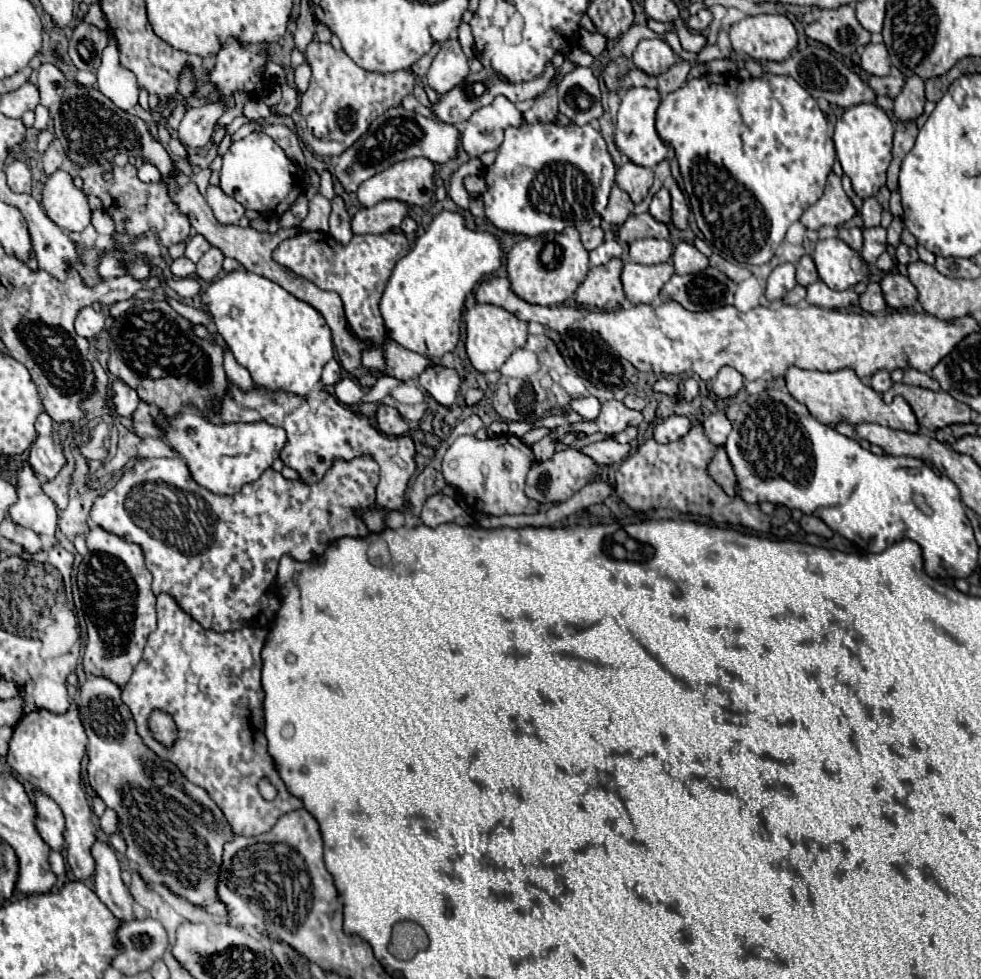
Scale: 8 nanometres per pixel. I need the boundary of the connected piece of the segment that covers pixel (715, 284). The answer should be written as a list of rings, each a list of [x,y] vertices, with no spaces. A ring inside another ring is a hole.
[[[706,268],[700,274],[674,274],[660,290],[660,298],[674,300],[686,310],[702,312],[732,304],[734,292],[736,284],[728,276],[718,272],[716,268]]]

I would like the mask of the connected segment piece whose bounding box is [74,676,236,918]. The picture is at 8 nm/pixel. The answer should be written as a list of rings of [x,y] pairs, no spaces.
[[[90,676],[90,678],[86,678],[86,682],[80,684],[80,688],[78,688],[78,698],[74,700],[74,706],[78,706],[80,722],[82,722],[84,730],[86,730],[86,736],[88,736],[88,782],[90,782],[92,790],[102,798],[102,802],[104,802],[110,810],[116,812],[116,816],[118,816],[118,830],[120,830],[120,834],[122,834],[122,838],[124,838],[124,842],[126,842],[126,858],[136,864],[136,870],[138,870],[140,878],[142,878],[148,886],[164,886],[164,888],[168,888],[172,894],[176,894],[176,896],[188,900],[192,906],[204,910],[206,914],[212,914],[212,916],[216,916],[216,918],[228,918],[228,906],[218,898],[218,878],[220,878],[224,844],[230,842],[230,840],[234,840],[236,834],[234,834],[230,822],[226,820],[226,816],[222,814],[222,810],[218,808],[218,804],[210,798],[210,794],[208,794],[204,788],[200,788],[200,786],[192,784],[190,780],[186,780],[186,778],[182,776],[182,772],[180,772],[172,762],[168,762],[168,760],[156,756],[156,754],[144,744],[144,740],[140,738],[140,734],[138,734],[138,730],[136,730],[136,722],[134,722],[134,718],[132,718],[132,714],[130,714],[130,708],[122,702],[122,688],[120,688],[118,684],[114,684],[112,680],[106,680],[106,678]]]

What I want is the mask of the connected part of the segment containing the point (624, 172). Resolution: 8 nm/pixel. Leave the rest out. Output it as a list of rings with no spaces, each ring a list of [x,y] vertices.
[[[626,162],[616,172],[616,182],[632,198],[634,204],[640,204],[652,186],[652,170]]]

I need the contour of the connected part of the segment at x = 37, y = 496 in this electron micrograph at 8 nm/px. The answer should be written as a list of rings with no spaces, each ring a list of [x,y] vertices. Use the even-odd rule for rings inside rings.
[[[22,462],[16,468],[16,480],[18,502],[10,506],[10,518],[20,526],[34,530],[36,534],[54,536],[58,528],[56,504],[48,494],[44,494],[42,480],[34,474],[28,462]]]

